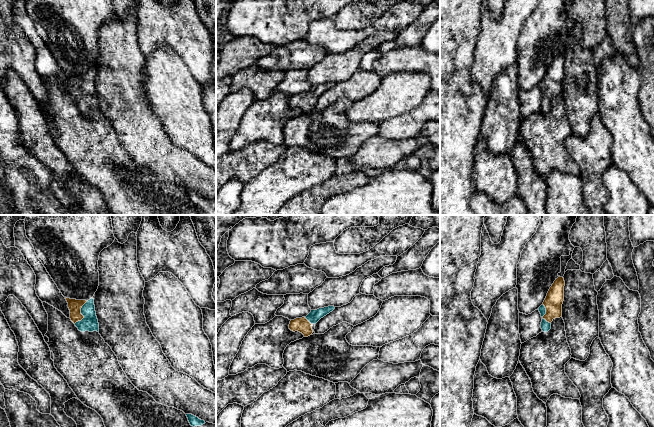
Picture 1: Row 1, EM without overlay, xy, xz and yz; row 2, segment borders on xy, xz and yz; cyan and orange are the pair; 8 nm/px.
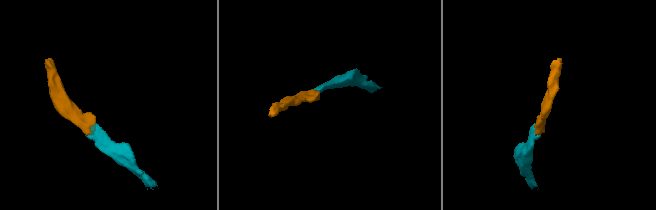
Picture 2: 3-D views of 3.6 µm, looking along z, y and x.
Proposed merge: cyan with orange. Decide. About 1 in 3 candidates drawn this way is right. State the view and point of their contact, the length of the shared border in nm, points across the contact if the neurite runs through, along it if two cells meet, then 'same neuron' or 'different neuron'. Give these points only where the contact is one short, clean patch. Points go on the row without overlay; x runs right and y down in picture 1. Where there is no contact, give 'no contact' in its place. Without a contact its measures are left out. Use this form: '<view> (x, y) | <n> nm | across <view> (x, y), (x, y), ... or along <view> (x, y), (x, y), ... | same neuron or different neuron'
xy (81, 89) | 220 nm | across xy (89, 99), (81, 89), (74, 81) | same neuron

